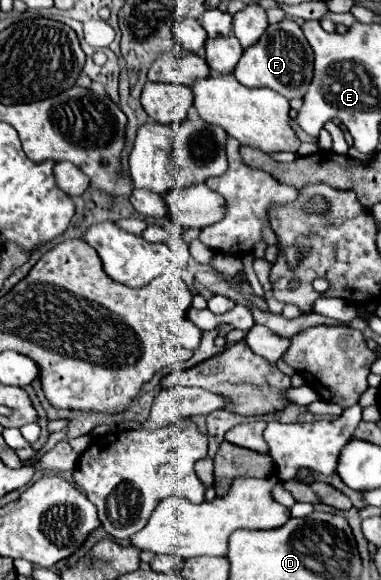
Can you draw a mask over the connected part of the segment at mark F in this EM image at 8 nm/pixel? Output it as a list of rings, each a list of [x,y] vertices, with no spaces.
[[[284,19],[280,23],[268,25],[264,35],[248,47],[238,61],[234,69],[234,77],[246,85],[246,87],[268,87],[286,97],[292,99],[304,99],[314,75],[314,51],[310,43],[306,41],[300,25],[292,19]]]

